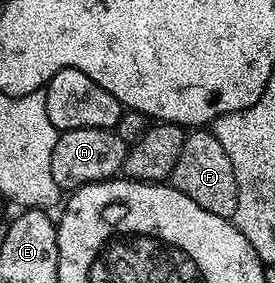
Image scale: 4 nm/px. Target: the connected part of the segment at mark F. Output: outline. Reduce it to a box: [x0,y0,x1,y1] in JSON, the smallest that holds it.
[168,131,236,220]

